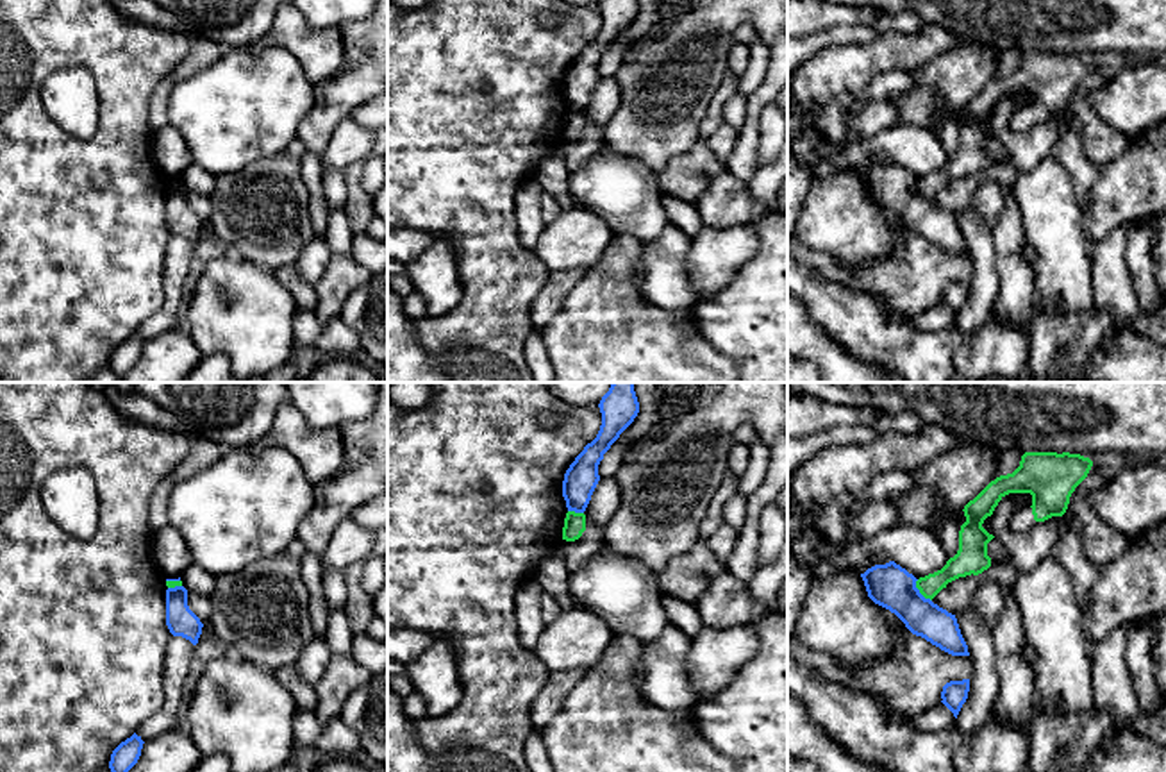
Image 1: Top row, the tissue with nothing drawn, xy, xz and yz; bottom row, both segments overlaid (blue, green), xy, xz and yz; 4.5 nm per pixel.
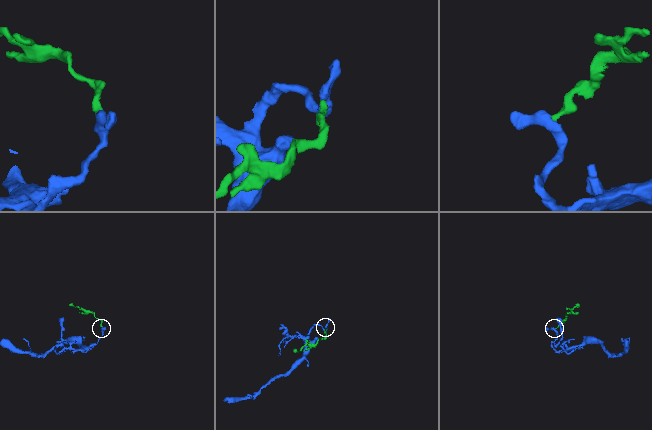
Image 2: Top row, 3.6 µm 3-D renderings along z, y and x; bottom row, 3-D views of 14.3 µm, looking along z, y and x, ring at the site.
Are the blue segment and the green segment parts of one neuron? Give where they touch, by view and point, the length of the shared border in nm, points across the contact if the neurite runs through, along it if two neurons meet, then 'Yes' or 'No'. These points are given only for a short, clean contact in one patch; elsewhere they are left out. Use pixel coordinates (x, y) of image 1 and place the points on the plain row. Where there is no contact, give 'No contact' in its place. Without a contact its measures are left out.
Touches blue at yz (918, 192). Shared border 120 nm. Boundary: yz (916, 179), (916, 188), (931, 201). No

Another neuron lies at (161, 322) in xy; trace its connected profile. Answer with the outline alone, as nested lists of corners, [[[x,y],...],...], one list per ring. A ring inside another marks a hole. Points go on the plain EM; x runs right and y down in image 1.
[[[164,311],[155,313],[154,316],[150,316],[146,322],[143,322],[136,334],[143,340],[148,341],[155,336],[159,336],[161,332],[166,332],[177,325],[184,325],[182,323],[182,315],[168,315]]]

